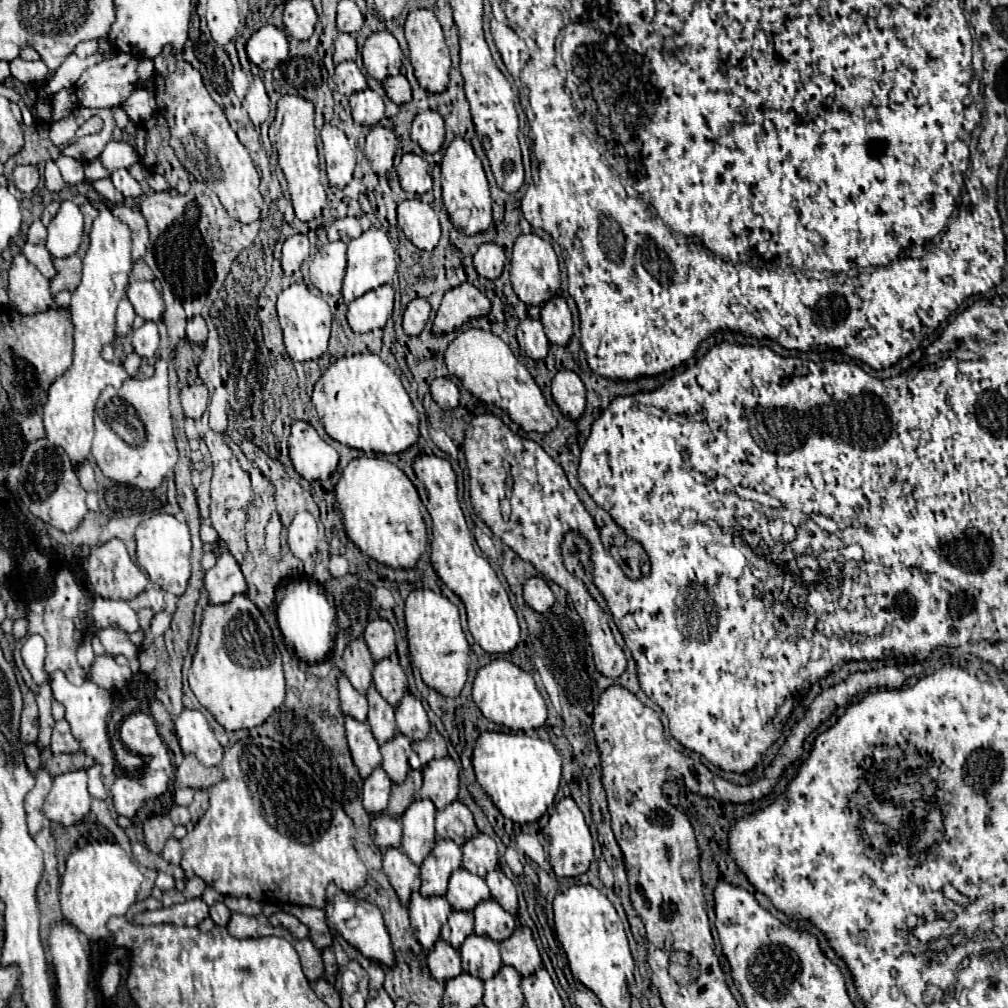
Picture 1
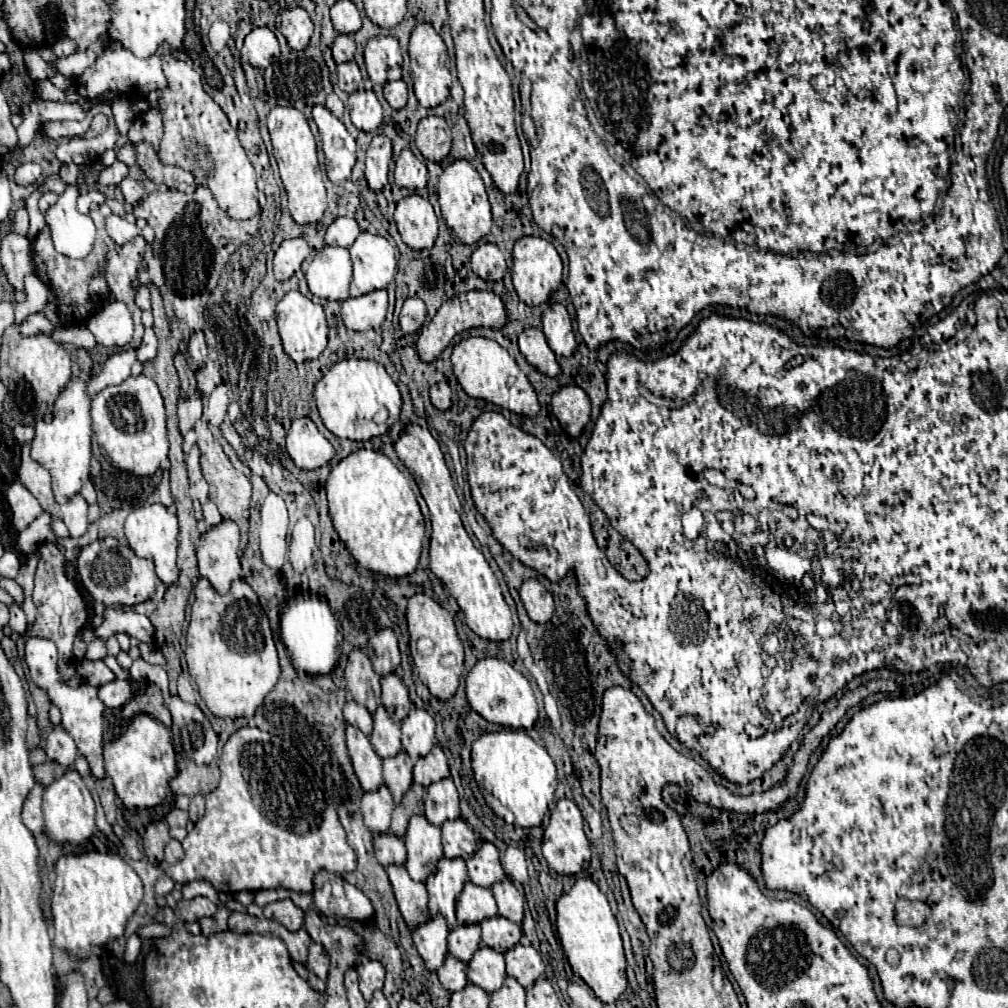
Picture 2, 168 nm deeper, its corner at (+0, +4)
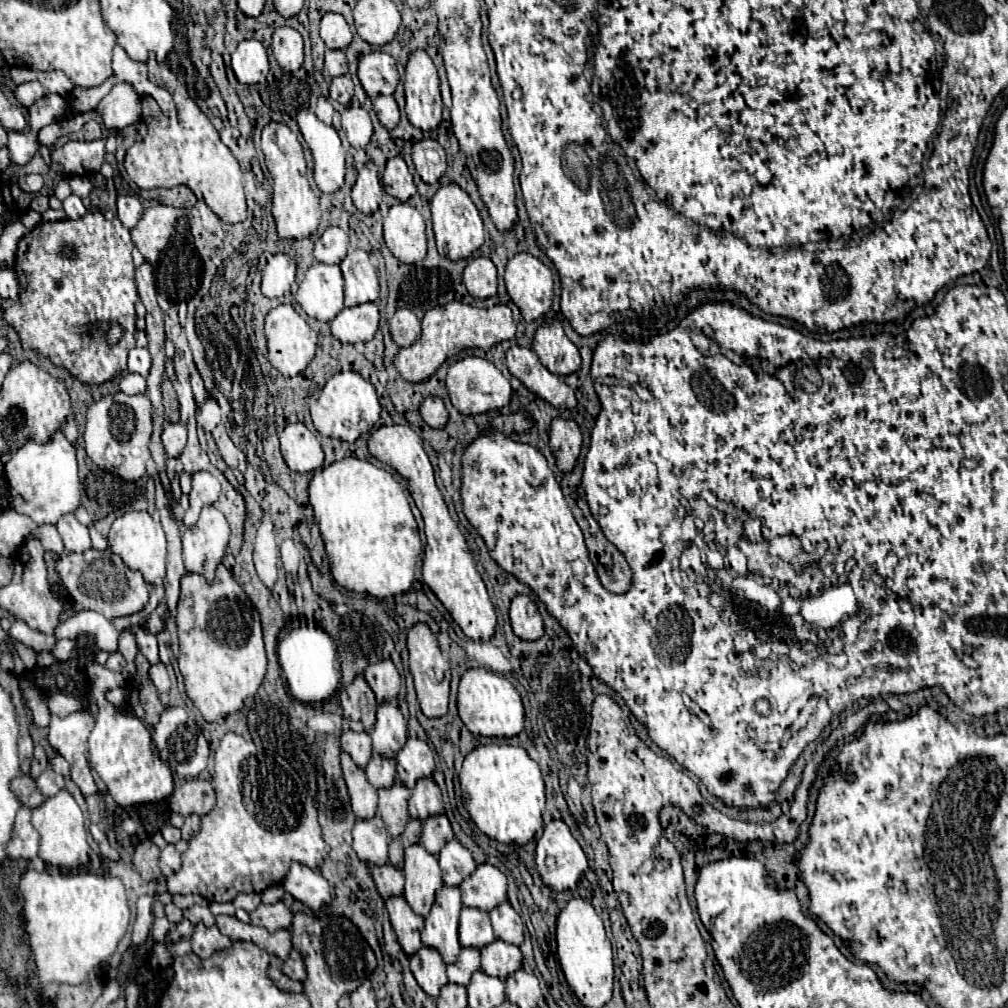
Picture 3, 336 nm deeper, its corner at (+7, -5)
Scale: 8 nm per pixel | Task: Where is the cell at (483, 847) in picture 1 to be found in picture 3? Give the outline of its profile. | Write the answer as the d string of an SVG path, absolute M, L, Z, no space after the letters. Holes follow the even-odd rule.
M479 864L477 870L461 882L463 906L477 910L493 910L507 900L507 878L491 864Z

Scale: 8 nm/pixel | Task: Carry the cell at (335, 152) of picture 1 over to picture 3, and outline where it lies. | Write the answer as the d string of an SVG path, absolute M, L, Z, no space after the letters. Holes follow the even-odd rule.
M311 110L297 112L299 130L313 154L315 184L321 192L333 194L343 186L345 150L333 126L321 122Z

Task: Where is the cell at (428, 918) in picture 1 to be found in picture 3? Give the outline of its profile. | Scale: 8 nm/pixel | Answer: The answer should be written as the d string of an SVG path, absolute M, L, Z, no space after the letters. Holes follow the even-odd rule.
M421 948L411 956L411 972L417 978L419 986L433 998L437 998L439 990L447 984L445 962L433 948Z

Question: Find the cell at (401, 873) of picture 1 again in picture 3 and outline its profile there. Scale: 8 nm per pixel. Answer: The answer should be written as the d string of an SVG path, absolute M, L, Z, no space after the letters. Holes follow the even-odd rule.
M395 896L395 898L389 898L385 902L387 906L387 912L391 916L391 924L393 924L393 930L399 938L399 944L401 948L405 950L407 956L413 956L423 944L421 944L421 938L419 938L419 930L423 926L423 918L417 916L409 904L405 902L403 896Z

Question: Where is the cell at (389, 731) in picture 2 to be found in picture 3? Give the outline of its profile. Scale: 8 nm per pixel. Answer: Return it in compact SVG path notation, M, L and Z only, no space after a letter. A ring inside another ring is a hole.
M373 754L371 762L365 768L365 774L375 790L391 788L395 784L395 760L385 760L379 754Z

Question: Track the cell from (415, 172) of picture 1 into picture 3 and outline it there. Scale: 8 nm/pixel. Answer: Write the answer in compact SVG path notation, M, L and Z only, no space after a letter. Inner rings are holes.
M389 158L383 170L383 188L389 196L399 198L401 202L407 202L415 192L413 176L405 164L403 158Z

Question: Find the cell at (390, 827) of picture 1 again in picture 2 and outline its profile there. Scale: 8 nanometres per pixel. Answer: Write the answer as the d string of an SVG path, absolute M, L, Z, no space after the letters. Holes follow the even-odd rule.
M392 831L374 835L374 851L376 851L376 859L382 865L390 865L390 863L402 865L406 861L404 841L402 841L402 837L394 835Z

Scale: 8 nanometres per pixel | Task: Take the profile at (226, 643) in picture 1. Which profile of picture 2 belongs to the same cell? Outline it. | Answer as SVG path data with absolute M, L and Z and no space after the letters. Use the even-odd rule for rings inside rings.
M206 579L194 587L196 601L186 633L186 663L202 701L216 717L254 717L264 697L280 679L280 663L268 617L256 593L242 579L234 581L226 595L218 595Z

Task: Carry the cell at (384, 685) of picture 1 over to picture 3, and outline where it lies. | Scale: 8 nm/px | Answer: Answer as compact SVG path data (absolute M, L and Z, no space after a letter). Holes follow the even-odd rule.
M385 702L377 710L375 730L371 734L373 750L383 758L395 758L397 750L407 742L407 720L399 708L391 702Z

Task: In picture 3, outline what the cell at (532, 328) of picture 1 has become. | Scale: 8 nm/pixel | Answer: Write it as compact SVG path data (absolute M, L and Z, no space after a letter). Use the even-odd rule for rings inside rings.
M513 344L505 352L505 366L517 380L523 382L523 386L529 392L537 394L547 404L555 408L569 408L569 410L577 406L575 392L559 376L547 370L531 348L521 348Z

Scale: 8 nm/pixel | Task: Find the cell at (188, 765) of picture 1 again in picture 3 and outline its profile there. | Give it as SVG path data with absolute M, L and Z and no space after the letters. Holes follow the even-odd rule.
M187 780L185 784L173 790L169 806L173 812L181 816L205 816L215 806L215 790L207 780Z

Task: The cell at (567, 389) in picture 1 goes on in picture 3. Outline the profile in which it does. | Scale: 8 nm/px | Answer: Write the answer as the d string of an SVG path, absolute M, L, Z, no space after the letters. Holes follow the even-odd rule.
M563 418L553 420L549 430L549 440L551 440L553 456L557 460L557 468L565 474L571 472L581 452L581 432L577 422Z

